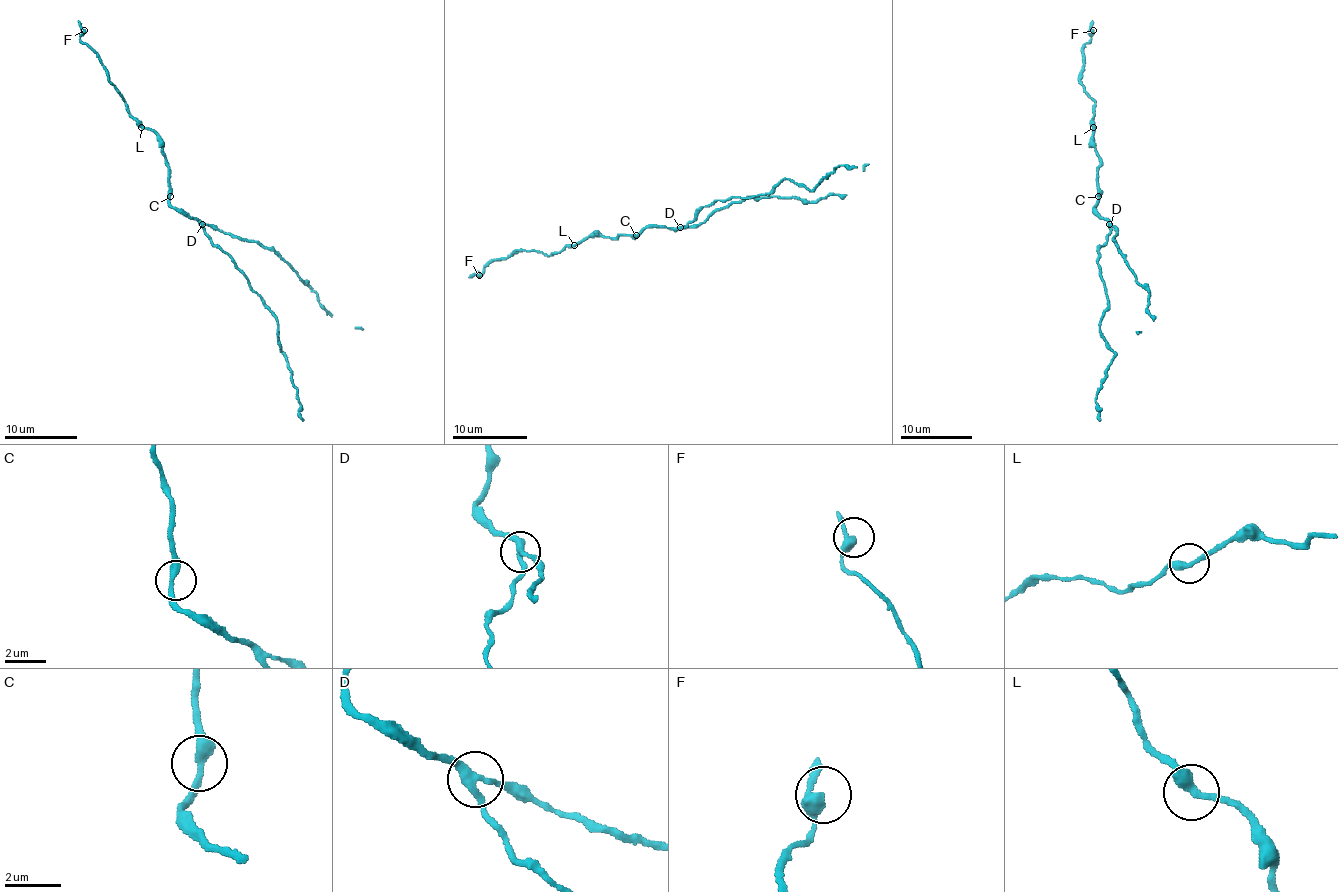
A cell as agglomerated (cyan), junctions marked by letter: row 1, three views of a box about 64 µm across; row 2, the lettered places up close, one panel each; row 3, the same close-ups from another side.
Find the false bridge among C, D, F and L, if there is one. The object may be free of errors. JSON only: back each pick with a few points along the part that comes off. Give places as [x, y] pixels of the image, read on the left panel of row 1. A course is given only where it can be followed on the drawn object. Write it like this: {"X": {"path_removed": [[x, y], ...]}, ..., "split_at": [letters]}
{"split_at": ["D"]}

